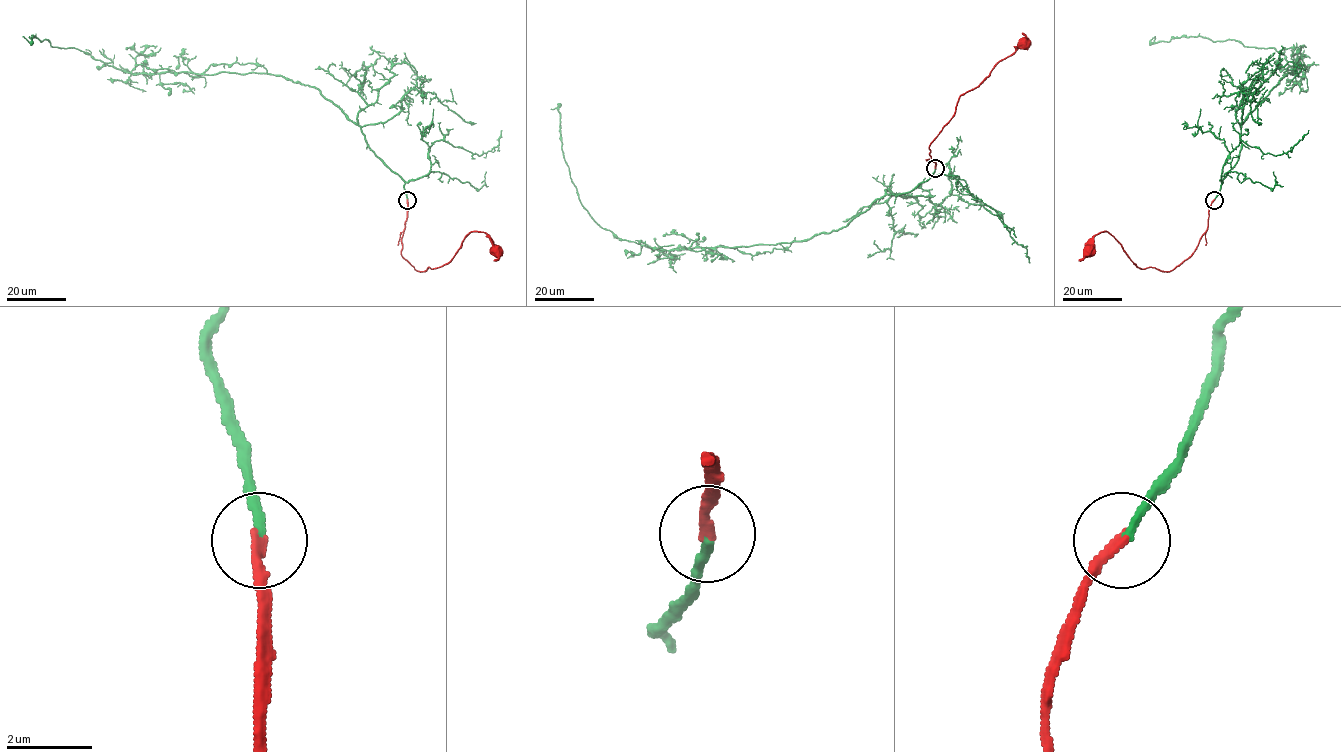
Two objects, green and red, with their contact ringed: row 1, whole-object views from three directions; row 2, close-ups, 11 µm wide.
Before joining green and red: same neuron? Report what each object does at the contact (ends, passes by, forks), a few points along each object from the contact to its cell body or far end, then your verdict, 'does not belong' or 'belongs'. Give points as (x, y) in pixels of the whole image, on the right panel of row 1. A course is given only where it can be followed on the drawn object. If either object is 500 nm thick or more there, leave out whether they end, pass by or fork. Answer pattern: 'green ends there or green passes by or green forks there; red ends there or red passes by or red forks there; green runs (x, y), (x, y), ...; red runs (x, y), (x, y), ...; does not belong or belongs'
green ends there; red ends there; green runs (1214, 200), (1238, 159), (1245, 117), (1285, 76), (1296, 73), (1272, 47), (1201, 36), (1152, 43), (1154, 36); red runs (1214, 200), (1209, 209), (1207, 229), (1197, 248), (1171, 270), (1139, 268), (1107, 232), (1096, 234), (1088, 251); belongs

